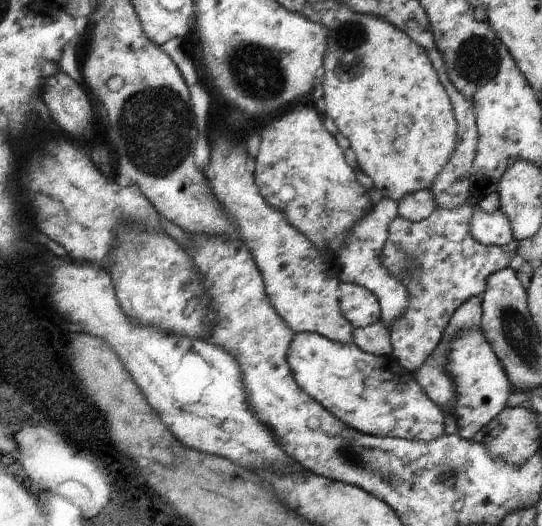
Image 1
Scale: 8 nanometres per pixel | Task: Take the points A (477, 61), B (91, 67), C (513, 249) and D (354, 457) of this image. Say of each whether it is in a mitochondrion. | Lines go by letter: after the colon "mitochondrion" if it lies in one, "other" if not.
A: mitochondrion
B: other
C: other
D: mitochondrion

